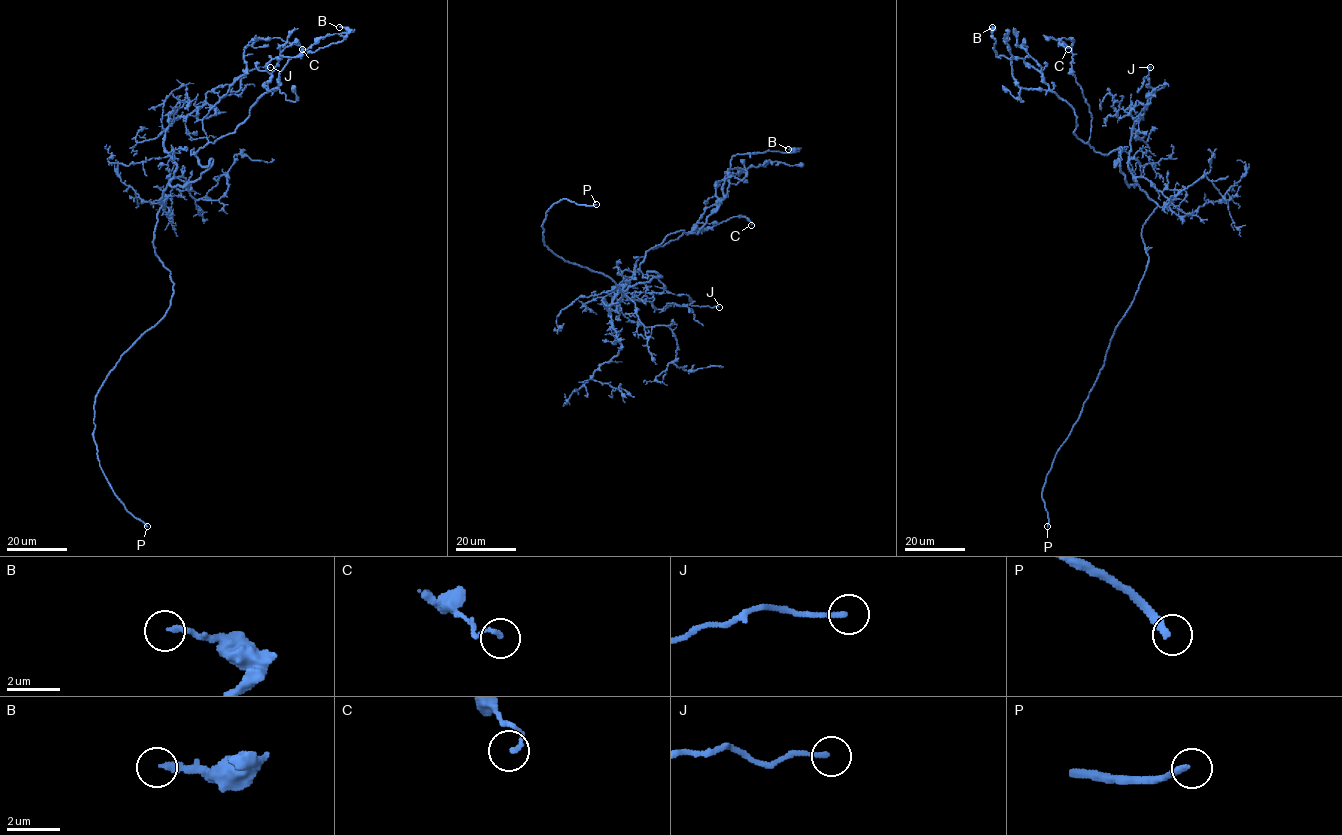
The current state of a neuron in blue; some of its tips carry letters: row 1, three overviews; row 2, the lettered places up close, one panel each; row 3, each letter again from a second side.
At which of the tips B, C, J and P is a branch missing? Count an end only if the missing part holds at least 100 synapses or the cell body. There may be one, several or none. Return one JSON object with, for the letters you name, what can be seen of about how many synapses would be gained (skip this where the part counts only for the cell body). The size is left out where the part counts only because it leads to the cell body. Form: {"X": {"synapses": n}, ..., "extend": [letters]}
{"extend": ["P"]}

